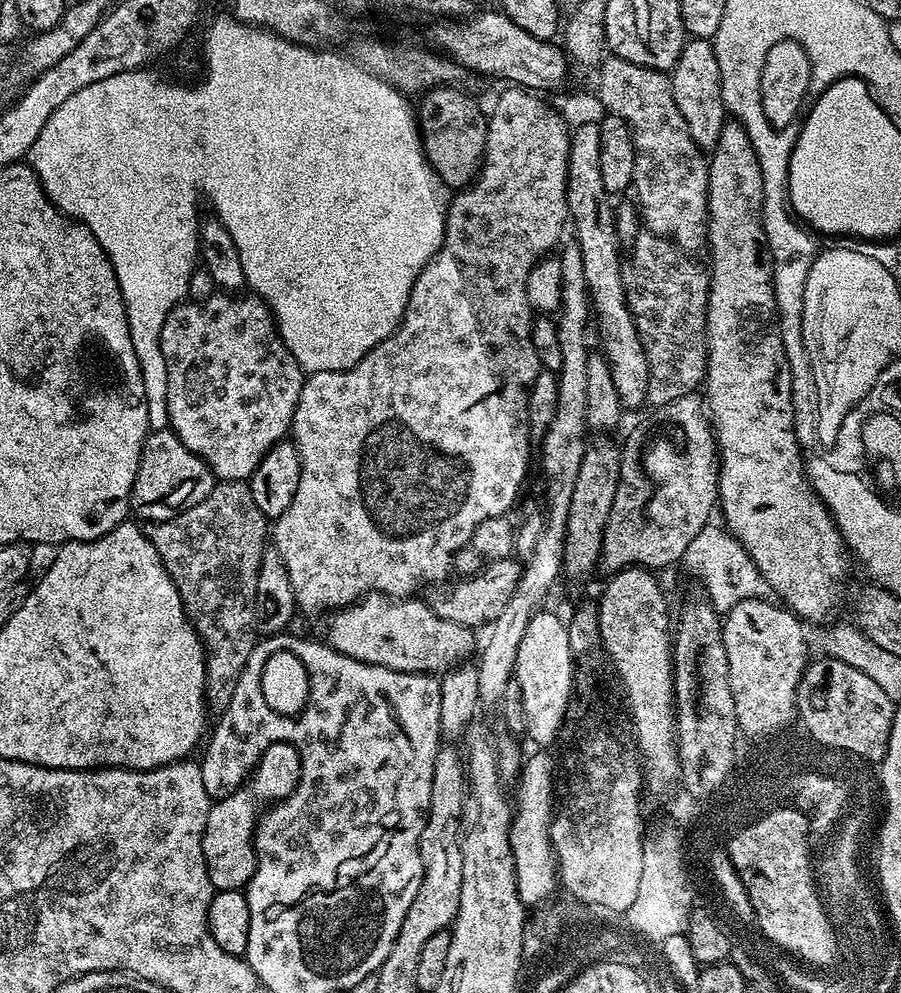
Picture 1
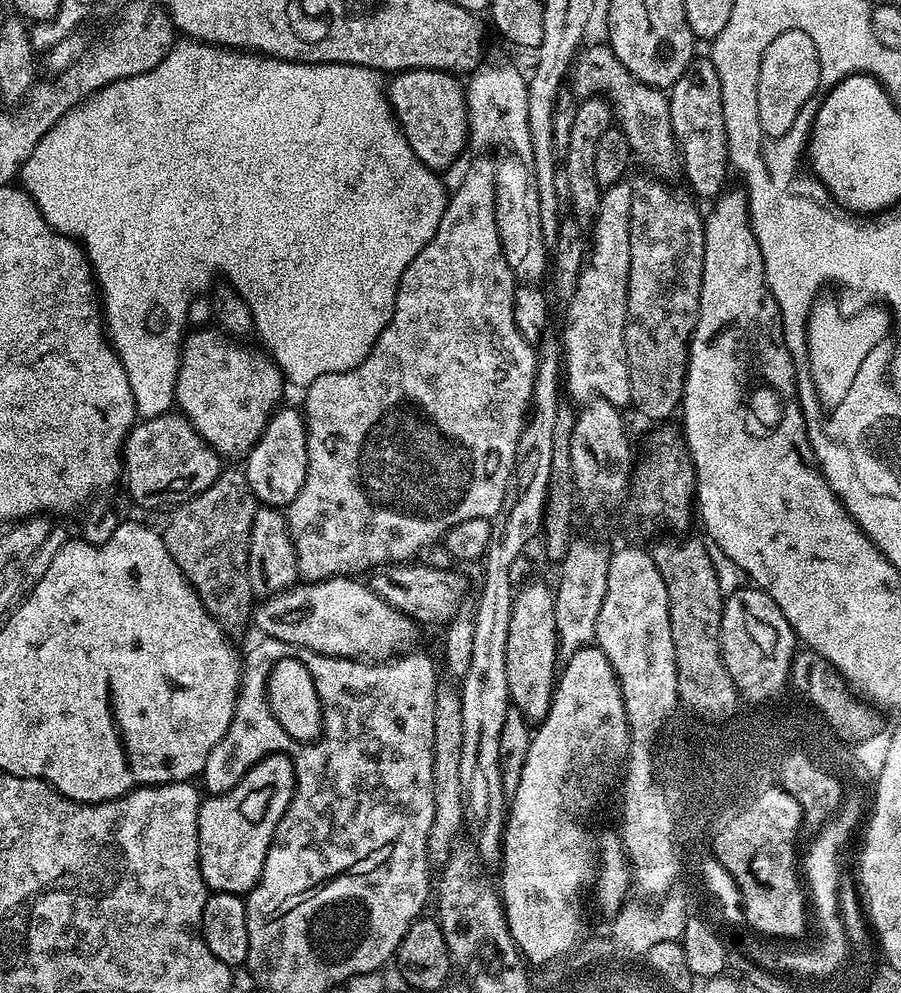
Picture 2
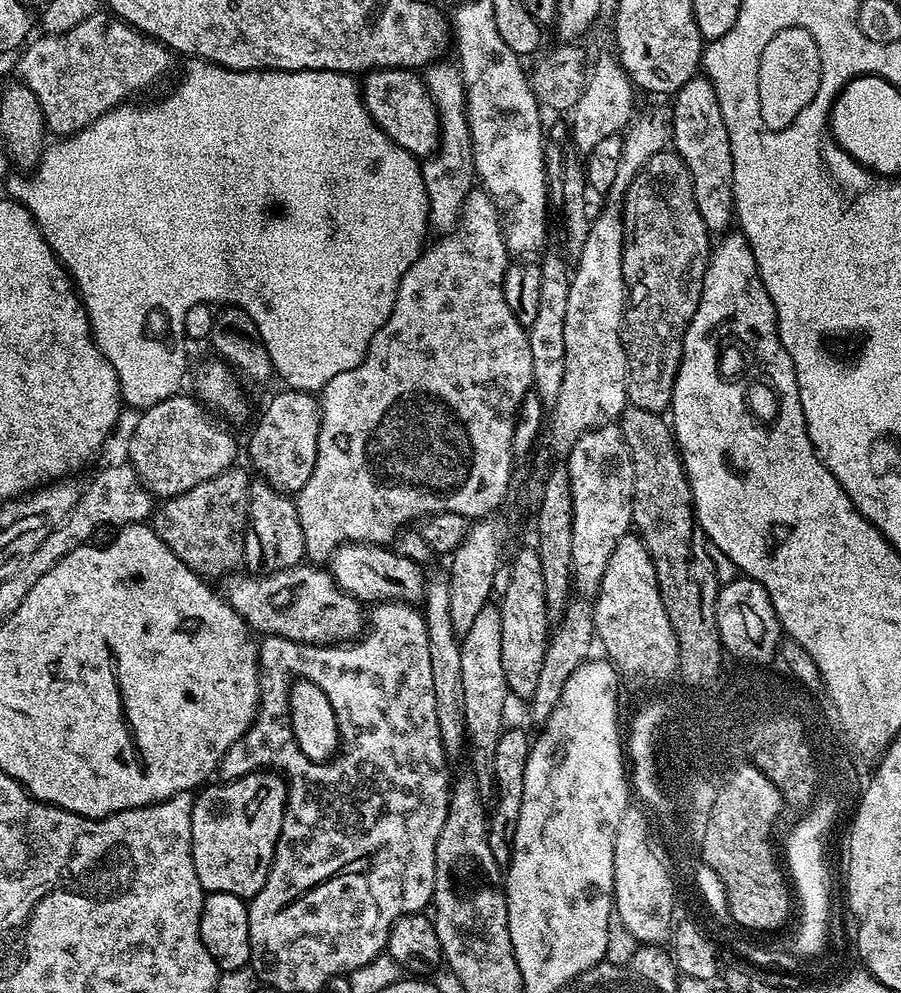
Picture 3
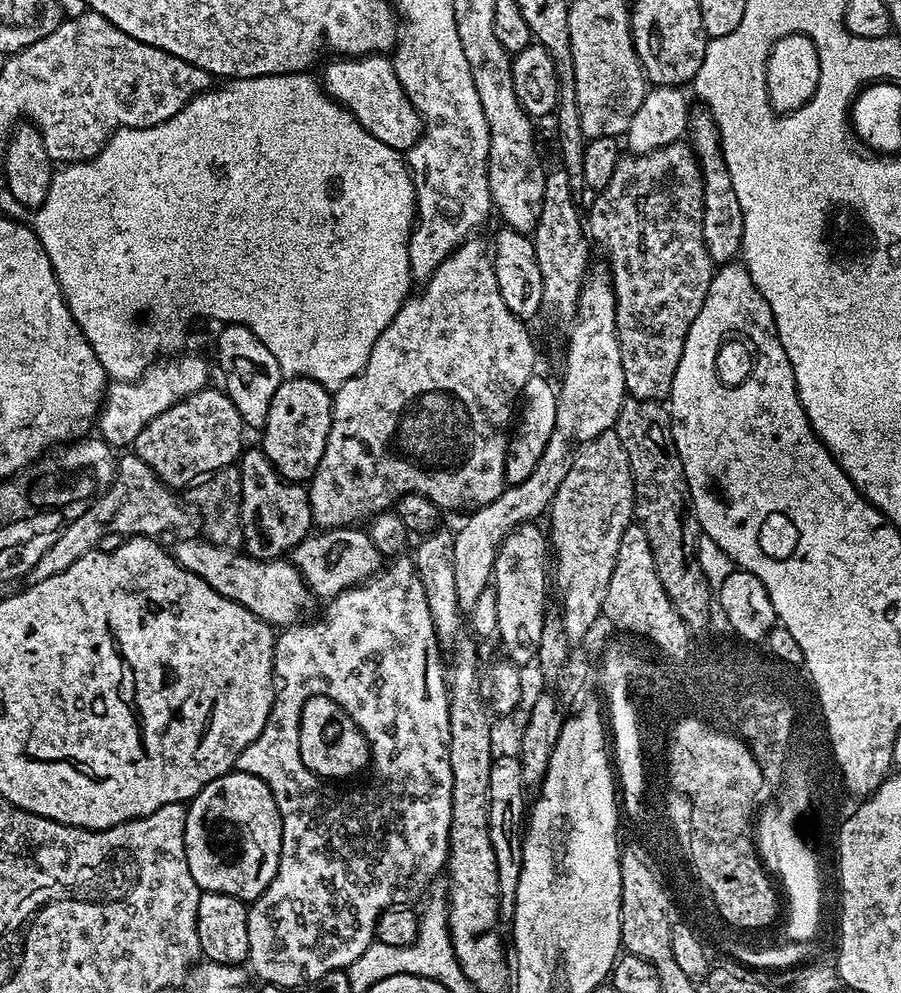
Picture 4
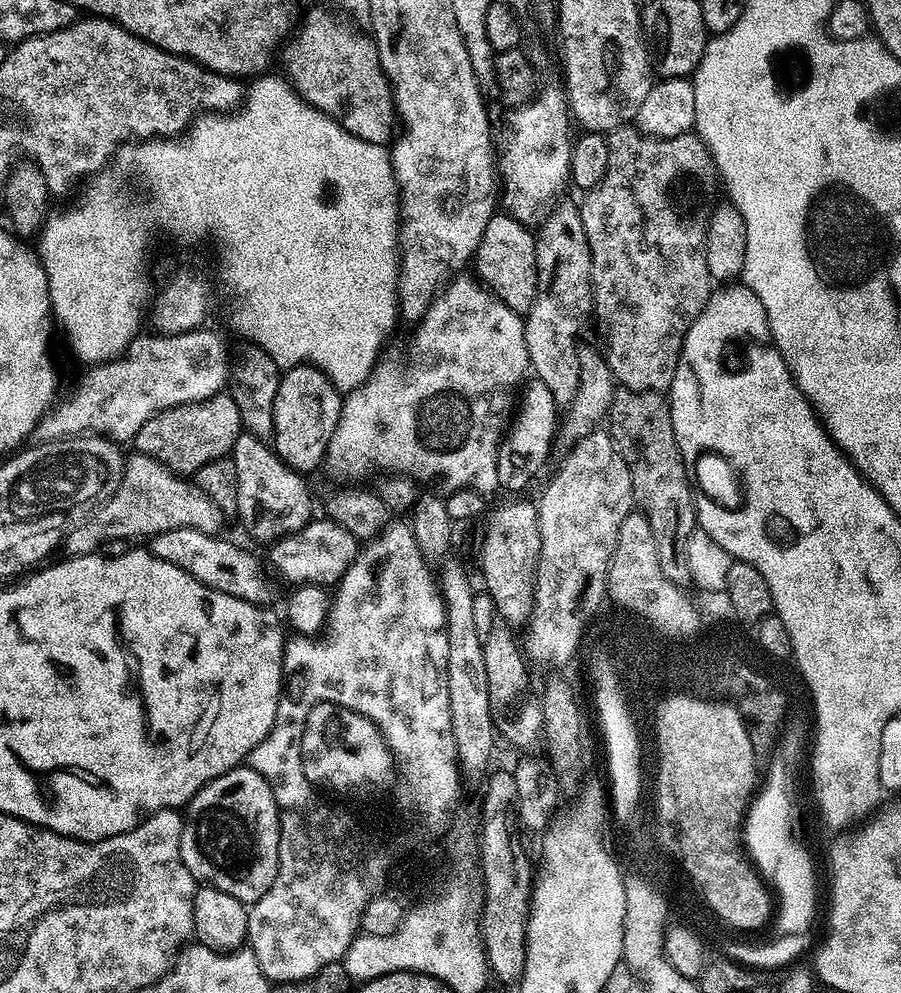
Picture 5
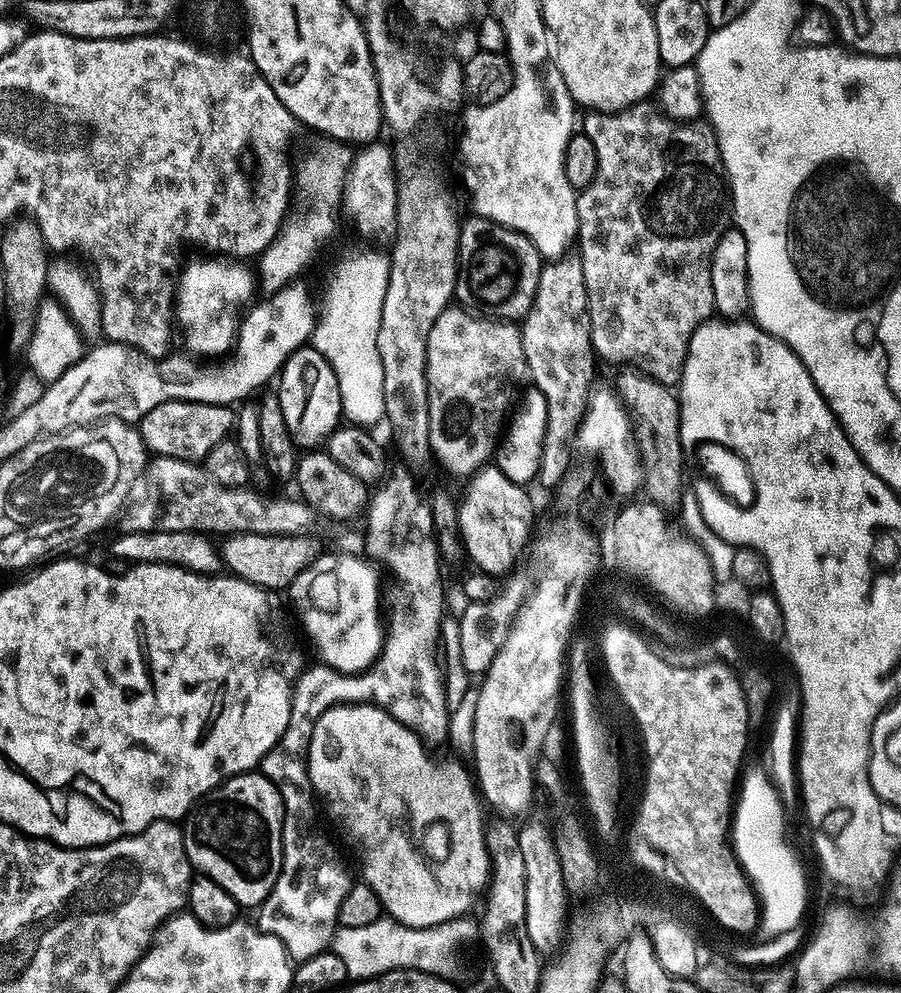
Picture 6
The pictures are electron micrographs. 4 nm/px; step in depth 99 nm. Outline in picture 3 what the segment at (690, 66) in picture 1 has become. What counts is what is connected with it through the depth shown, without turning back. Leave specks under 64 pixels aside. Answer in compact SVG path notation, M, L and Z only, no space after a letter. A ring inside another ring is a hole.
M697 74L690 78L690 82L686 82L686 86L675 92L673 100L676 101L670 107L671 143L676 155L684 159L690 170L694 202L698 202L698 214L702 214L702 222L706 222L709 233L727 233L734 224L734 158L730 150L730 134L718 106L718 94L707 76Z

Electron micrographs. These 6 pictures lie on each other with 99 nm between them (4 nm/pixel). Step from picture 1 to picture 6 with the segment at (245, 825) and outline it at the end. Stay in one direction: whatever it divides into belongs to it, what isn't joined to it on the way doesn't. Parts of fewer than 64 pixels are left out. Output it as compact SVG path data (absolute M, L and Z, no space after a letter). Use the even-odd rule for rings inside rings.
M253 770L250 772L243 772L241 776L232 776L230 779L219 784L213 792L206 793L201 800L197 800L193 804L192 809L188 815L183 817L182 831L184 834L184 849L188 855L188 862L193 869L201 876L208 876L214 882L218 882L218 886L222 886L222 890L226 890L226 894L230 894L230 898L236 900L237 905L255 909L257 906L264 903L264 899L270 894L270 890L274 886L274 882L280 873L282 866L282 826L284 825L284 807L280 801L280 795L276 787L267 780L266 777L260 775L259 771Z

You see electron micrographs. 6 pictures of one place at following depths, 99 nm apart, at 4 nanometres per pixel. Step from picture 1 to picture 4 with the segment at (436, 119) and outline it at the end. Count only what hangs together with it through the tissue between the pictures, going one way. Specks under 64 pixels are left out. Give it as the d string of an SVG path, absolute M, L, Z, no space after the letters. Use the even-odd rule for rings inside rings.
M373 54L359 58L332 58L324 68L322 87L333 100L354 114L354 118L378 142L386 142L394 150L407 154L420 141L424 132L424 121L410 102L398 74L394 74L391 59L384 54Z

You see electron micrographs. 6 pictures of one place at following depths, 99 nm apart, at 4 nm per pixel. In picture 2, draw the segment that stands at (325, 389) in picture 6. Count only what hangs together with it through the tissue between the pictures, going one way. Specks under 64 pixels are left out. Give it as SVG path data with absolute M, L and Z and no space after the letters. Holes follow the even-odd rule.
M299 407L284 408L273 412L266 430L258 442L248 451L243 461L244 477L250 482L250 490L265 508L287 509L298 498L302 482L306 482L308 469L308 425Z

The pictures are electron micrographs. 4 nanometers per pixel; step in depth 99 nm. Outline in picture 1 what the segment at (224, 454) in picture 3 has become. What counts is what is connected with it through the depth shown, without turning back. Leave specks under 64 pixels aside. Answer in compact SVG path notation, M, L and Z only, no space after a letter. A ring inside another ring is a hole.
M152 430L144 437L138 470L132 477L128 508L144 522L169 520L212 493L212 469L198 454L191 452L171 430Z

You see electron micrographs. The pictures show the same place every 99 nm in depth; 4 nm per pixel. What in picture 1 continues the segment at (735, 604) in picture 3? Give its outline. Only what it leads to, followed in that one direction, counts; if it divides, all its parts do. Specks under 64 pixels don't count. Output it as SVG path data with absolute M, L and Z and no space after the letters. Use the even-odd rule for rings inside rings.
M748 599L746 602L740 602L732 607L722 620L726 658L730 666L730 694L734 694L737 701L744 728L756 735L770 732L773 728L782 730L797 719L795 691L799 689L804 669L810 663L808 640L804 637L805 625L801 617L785 607L778 608L769 602L767 599Z

